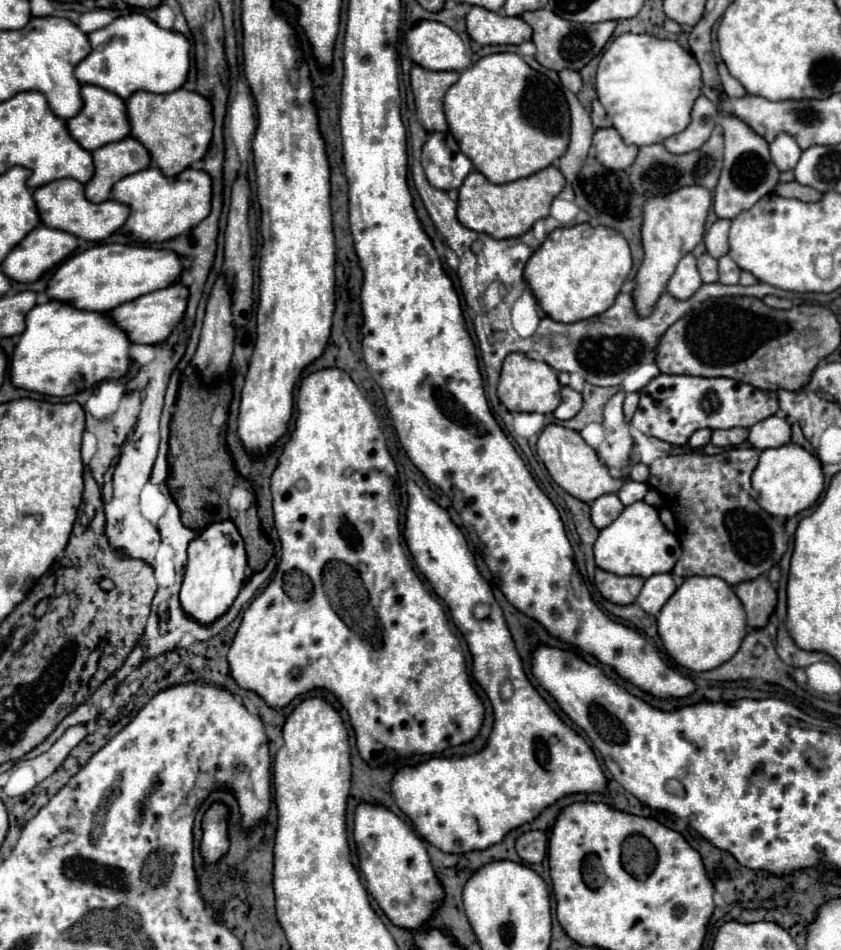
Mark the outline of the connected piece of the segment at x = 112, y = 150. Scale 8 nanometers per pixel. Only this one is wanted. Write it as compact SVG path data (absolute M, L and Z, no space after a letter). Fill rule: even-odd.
M127 136L119 142L111 142L93 150L95 174L85 184L85 196L91 202L105 202L111 198L111 188L121 178L149 168L151 158L141 142Z

